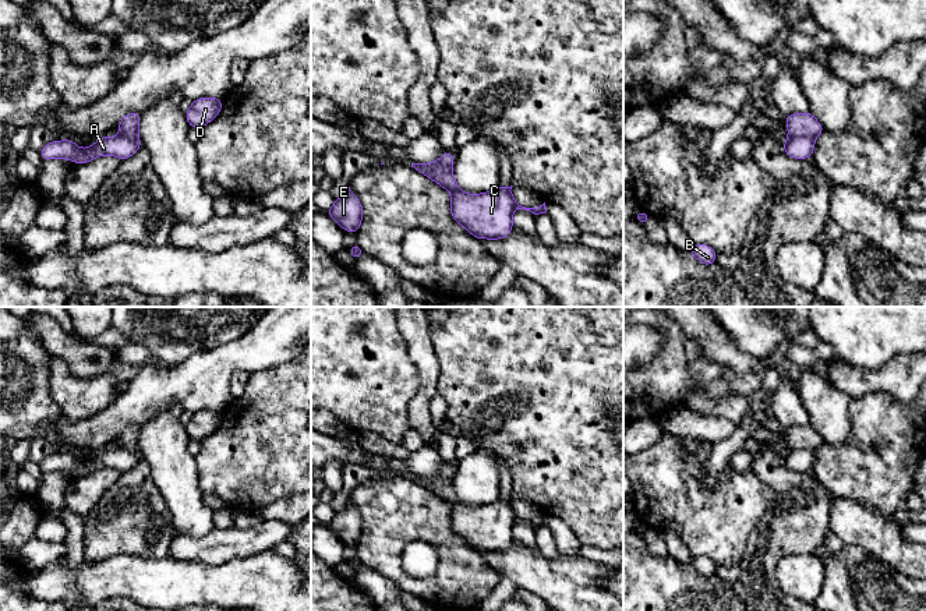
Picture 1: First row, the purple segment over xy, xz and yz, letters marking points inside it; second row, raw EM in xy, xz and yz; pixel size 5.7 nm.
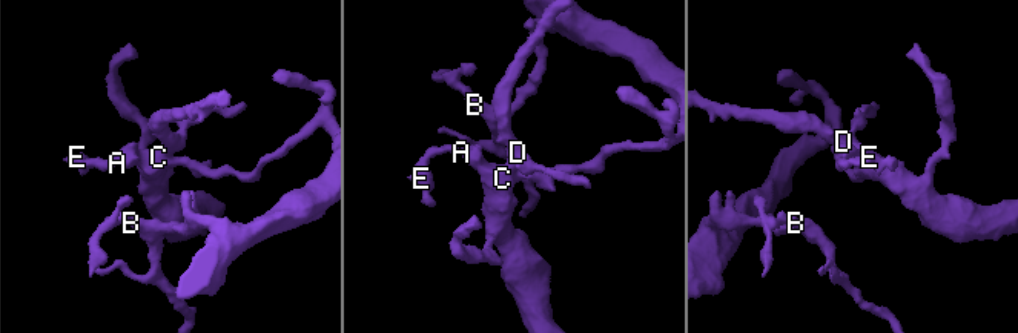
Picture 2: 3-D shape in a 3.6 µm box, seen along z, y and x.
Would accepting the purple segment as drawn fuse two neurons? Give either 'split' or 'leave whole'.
split

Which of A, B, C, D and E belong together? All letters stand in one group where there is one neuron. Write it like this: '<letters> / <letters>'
A B E / C D

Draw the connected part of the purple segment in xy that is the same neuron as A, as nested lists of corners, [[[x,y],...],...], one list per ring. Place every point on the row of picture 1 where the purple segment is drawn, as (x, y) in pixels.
[[[124,135],[120,137],[102,137],[92,146],[81,149],[71,139],[53,141],[46,144],[40,151],[42,160],[47,159],[70,159],[77,165],[93,160],[100,155],[113,155],[120,160],[132,156],[139,148],[141,141],[130,139]]]

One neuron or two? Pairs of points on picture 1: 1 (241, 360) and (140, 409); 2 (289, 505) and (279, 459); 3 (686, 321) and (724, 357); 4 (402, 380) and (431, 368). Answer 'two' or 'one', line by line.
1: one
2: two
3: one
4: two

